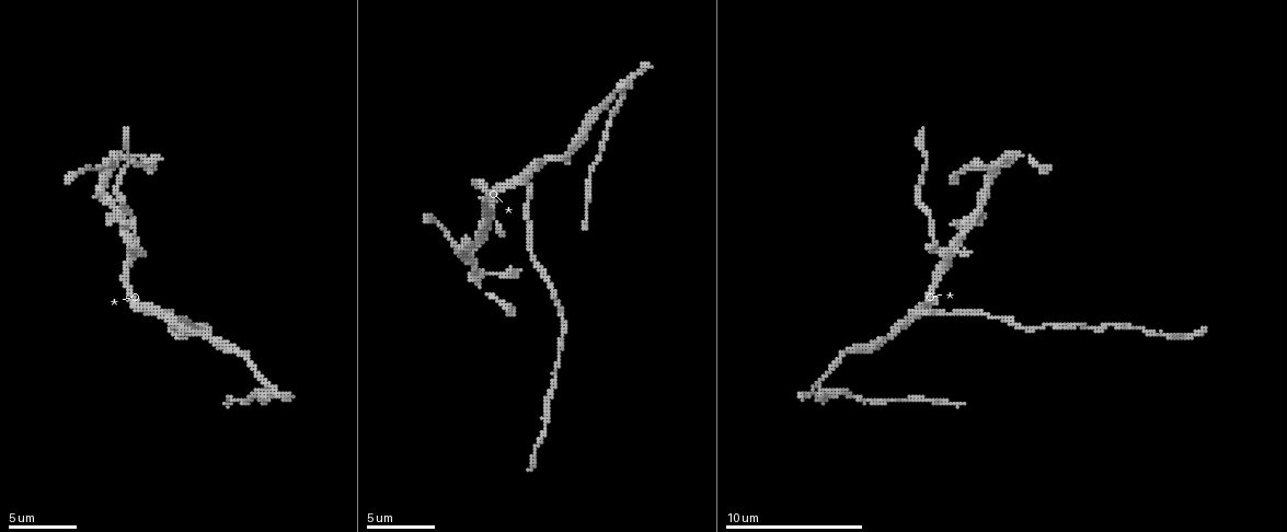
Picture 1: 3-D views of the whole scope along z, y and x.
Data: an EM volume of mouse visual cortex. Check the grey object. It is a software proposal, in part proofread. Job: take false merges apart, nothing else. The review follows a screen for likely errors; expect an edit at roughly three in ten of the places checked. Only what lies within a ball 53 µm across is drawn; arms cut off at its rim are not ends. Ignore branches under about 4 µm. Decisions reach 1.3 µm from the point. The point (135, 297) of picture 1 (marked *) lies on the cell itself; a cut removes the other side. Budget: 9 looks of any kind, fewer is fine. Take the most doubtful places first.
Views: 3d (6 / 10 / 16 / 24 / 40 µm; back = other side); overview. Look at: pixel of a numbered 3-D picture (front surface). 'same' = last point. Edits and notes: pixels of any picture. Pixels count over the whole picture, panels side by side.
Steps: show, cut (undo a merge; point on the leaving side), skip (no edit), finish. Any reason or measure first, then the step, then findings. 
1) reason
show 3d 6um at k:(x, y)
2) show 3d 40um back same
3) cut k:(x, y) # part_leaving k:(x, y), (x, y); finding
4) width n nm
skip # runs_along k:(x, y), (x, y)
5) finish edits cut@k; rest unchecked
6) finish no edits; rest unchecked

four arms meet
show 3d 6um at 1:(819, 386)

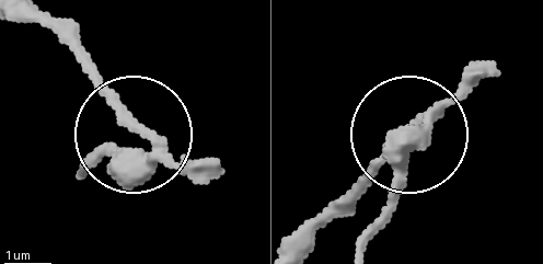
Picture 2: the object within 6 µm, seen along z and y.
show 3d 6um back at 2:(131, 128)

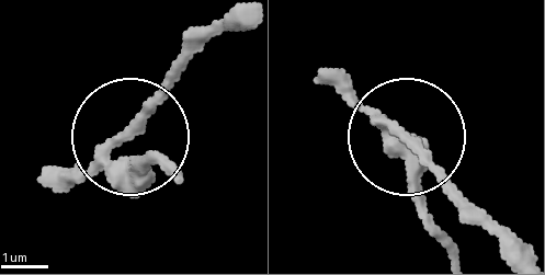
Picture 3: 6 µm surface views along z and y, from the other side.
cut 3:(143, 169) # part_leaving 3:(104, 165), (171, 173); a second cell is stuck on

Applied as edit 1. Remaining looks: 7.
looks like a crossing
show 3d 10um at 1:(946, 249)

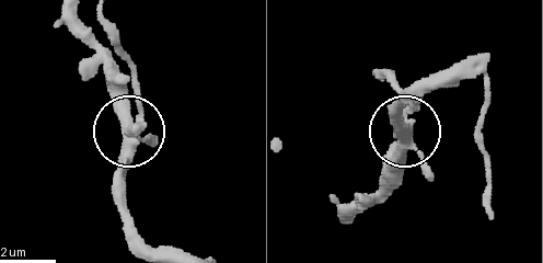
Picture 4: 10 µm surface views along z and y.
show 3d 6um same

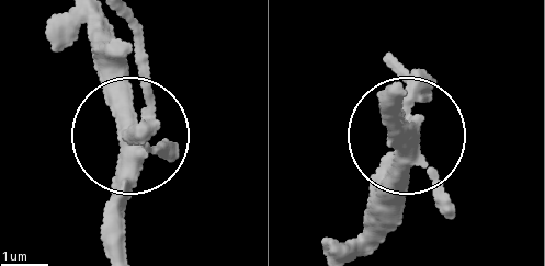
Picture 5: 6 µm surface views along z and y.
width 370 nm
cut 5:(136, 61) # a second cell is stuck on

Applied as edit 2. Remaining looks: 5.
show overview

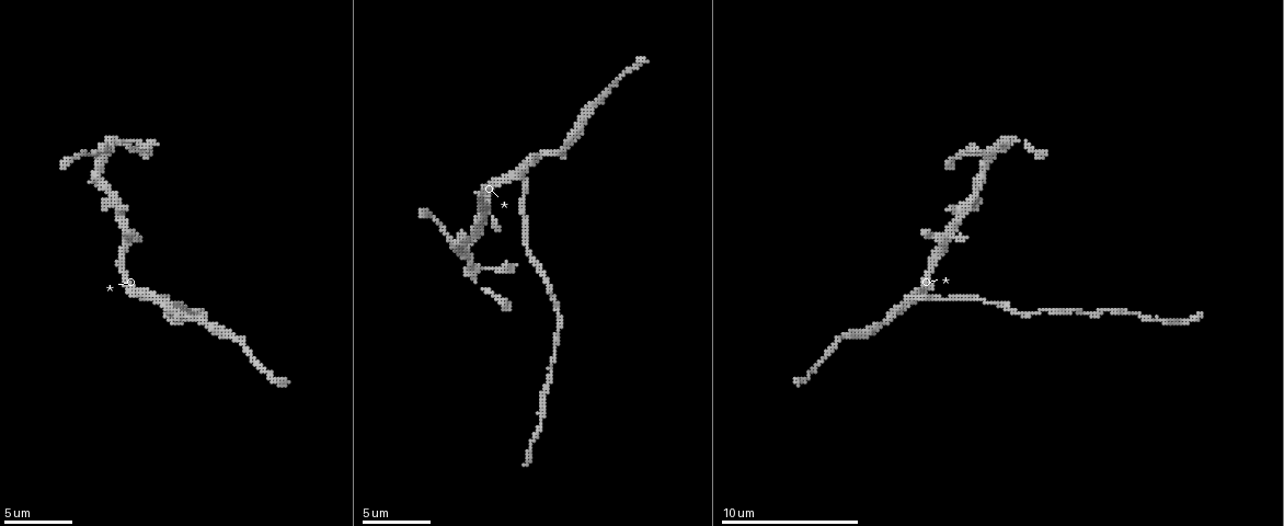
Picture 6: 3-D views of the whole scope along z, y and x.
three-way junction
show 3d 6um at 6:(519, 174)

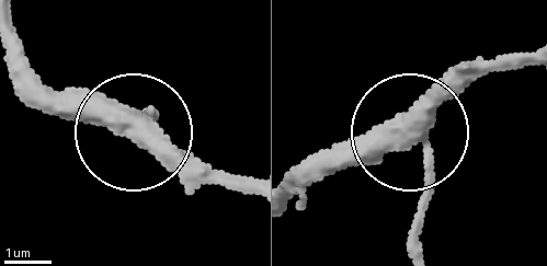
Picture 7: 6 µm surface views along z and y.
width 390 nm
cut 7:(421, 227) # part_leaving 7:(424, 162), (424, 241); a second cell is stuck on

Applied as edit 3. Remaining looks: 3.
two arms in line, one across
show 3d 16um at 6:(568, 146)

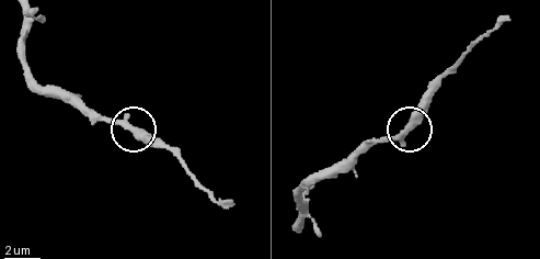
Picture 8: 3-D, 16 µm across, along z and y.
show 3d 6um at 8:(130, 131)

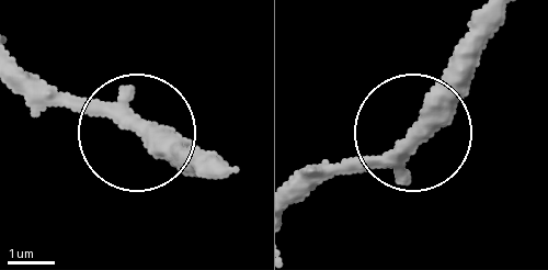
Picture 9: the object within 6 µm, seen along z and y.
arms 3
skip # runs_along 9:(293, 203), (387, 156), (478, 54); all the same cell

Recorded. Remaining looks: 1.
finish edits cut@3, cut@5, cut@7; rest unchecked

